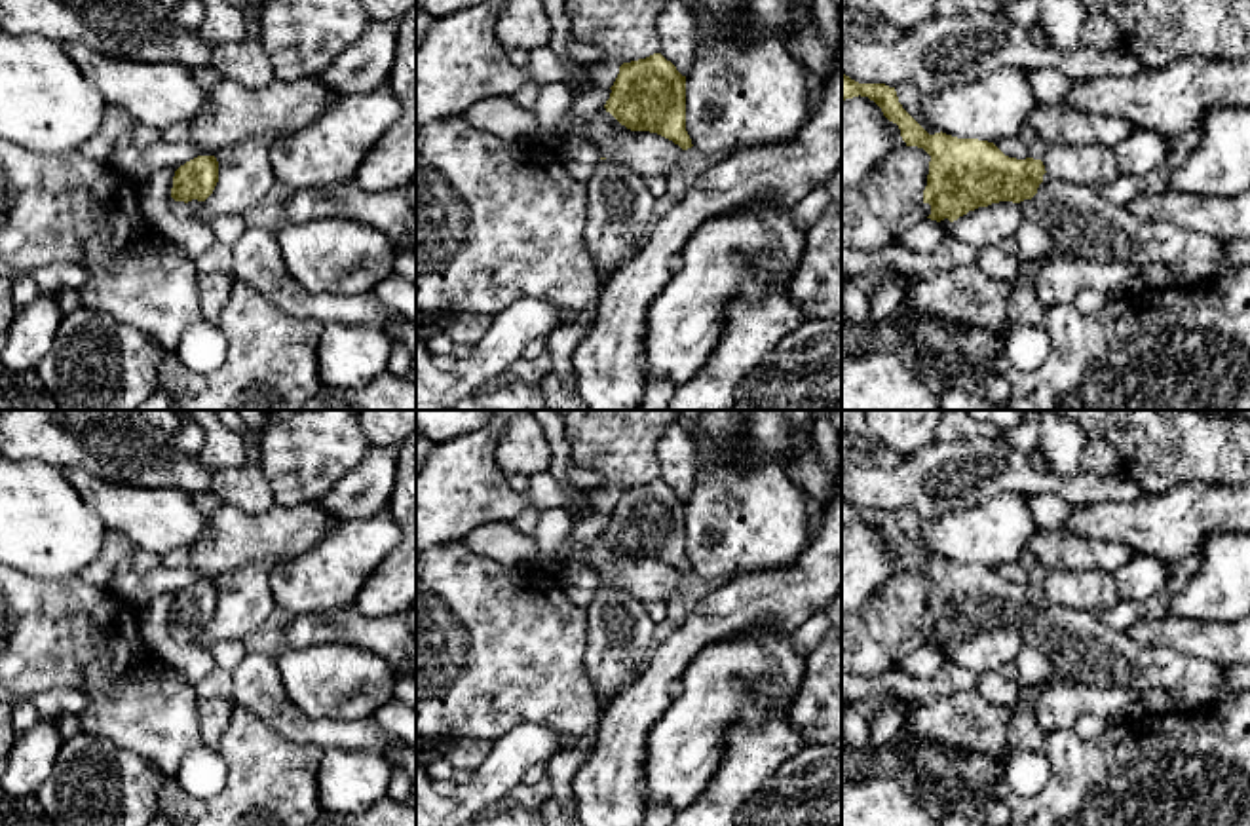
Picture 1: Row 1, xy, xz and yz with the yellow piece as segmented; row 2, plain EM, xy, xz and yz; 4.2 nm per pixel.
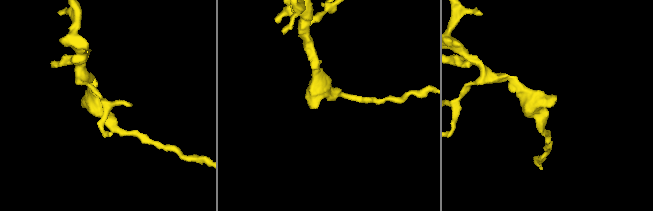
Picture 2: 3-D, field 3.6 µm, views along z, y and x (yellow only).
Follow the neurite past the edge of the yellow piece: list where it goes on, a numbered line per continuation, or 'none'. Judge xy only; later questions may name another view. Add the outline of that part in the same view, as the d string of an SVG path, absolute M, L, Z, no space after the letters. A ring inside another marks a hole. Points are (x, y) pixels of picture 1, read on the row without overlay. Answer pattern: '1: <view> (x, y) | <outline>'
1: xy (181, 635) | M169 621L169 630L171 630L171 636L173 636L175 642L194 644L198 640L198 636L201 634L203 627L192 625L192 627L184 629L184 627L175 627Z

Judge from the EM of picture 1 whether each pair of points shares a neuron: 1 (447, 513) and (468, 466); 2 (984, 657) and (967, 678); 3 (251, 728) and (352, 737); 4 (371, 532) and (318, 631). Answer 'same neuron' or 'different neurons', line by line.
1: same neuron
2: different neurons
3: different neurons
4: different neurons

